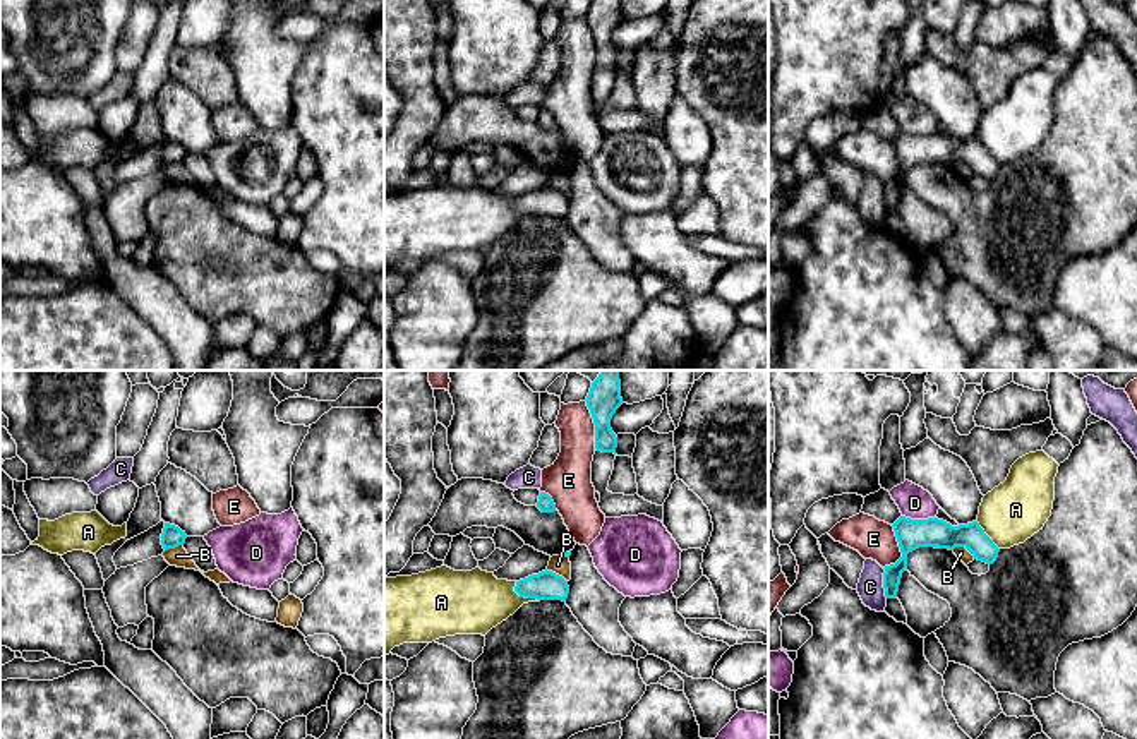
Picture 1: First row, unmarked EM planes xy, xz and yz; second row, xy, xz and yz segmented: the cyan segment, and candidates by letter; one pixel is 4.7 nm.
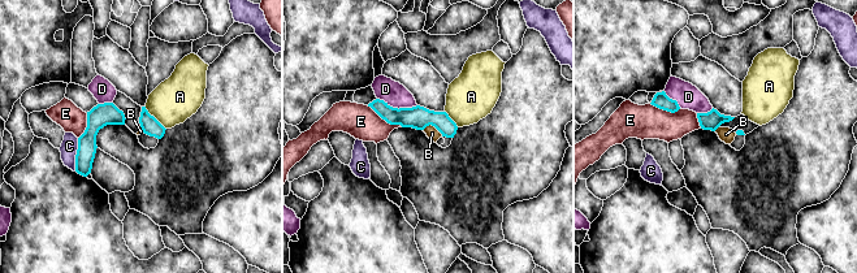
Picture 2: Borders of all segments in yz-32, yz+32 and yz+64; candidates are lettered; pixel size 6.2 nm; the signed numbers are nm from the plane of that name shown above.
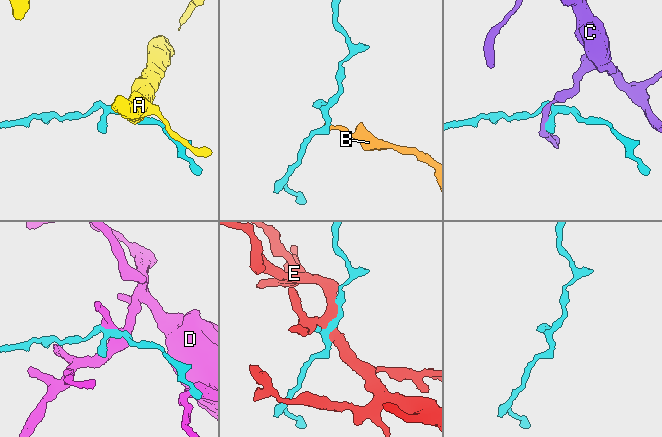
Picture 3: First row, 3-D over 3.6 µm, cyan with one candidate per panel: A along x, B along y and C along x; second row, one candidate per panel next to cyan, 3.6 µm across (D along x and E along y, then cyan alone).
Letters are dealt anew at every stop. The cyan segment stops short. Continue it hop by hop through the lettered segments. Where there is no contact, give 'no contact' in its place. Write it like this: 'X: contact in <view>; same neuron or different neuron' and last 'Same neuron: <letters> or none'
A: contact in xz; different neuron
B: contact in yz; different neuron
C: contact in yz; different neuron
D: contact in yz; different neuron
E: contact in yz; different neuron
Same neuron: none

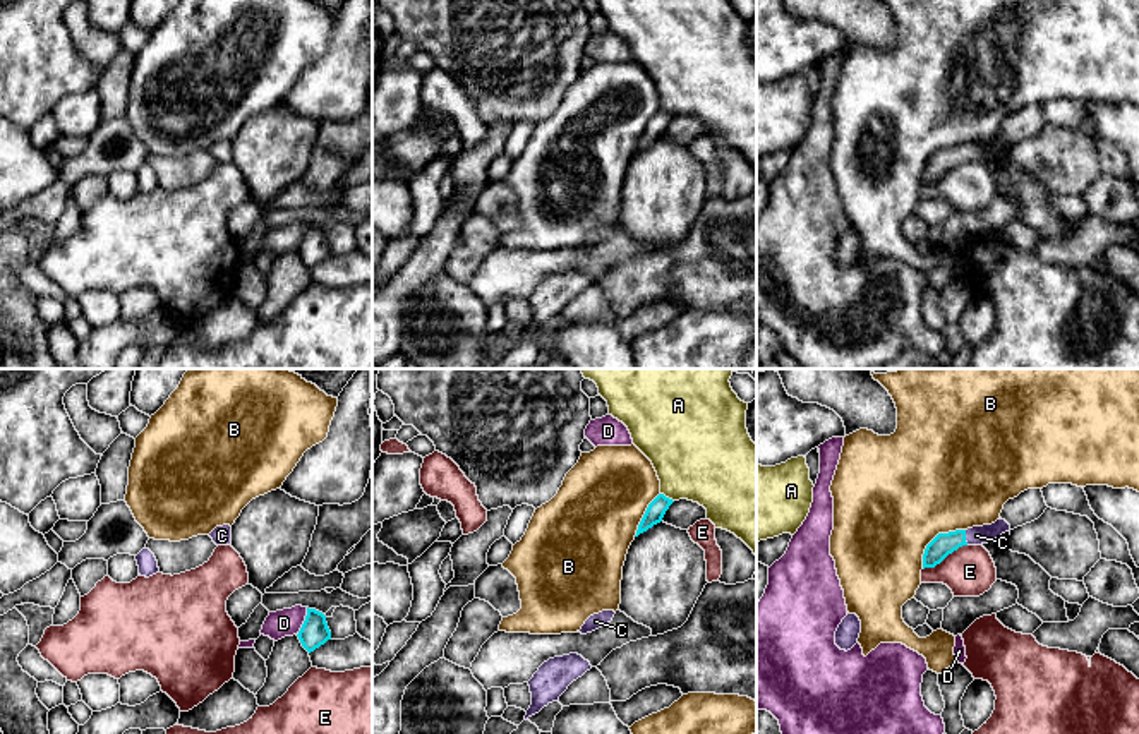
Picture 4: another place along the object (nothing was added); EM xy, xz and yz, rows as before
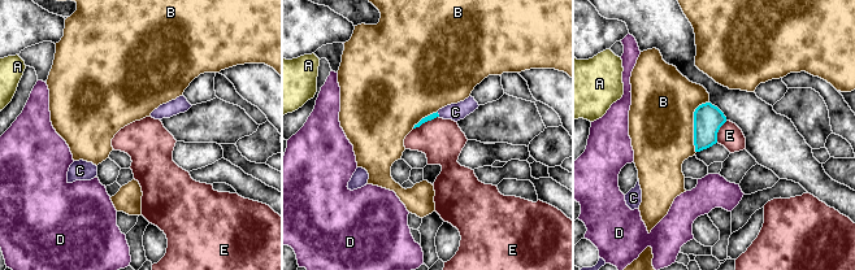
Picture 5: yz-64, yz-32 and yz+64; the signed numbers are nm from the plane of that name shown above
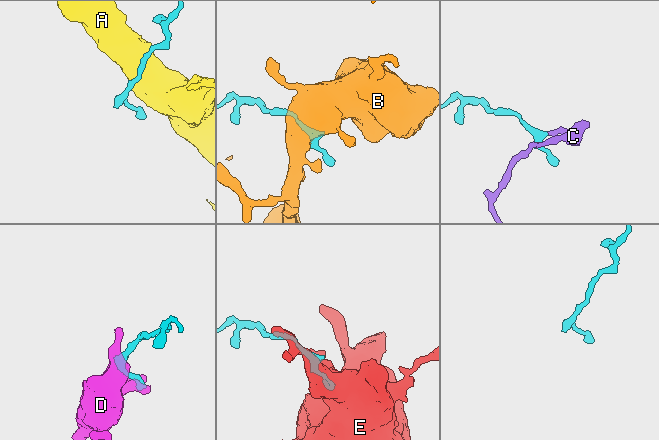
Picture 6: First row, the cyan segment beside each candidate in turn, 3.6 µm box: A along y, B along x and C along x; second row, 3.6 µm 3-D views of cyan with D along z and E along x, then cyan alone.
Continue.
A: contact in xz; different neuron
B: contact in yz; different neuron
C: contact in yz; same neuron
D: contact in xy; different neuron
E: contact in yz; different neuron
Same neuron: C

